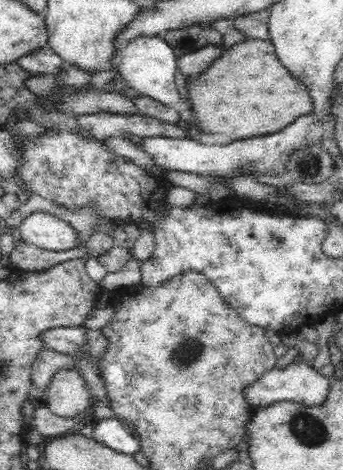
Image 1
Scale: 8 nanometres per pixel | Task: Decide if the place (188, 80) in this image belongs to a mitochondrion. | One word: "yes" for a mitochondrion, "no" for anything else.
no

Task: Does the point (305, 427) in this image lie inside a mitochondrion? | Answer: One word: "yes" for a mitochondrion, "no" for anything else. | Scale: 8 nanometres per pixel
yes

